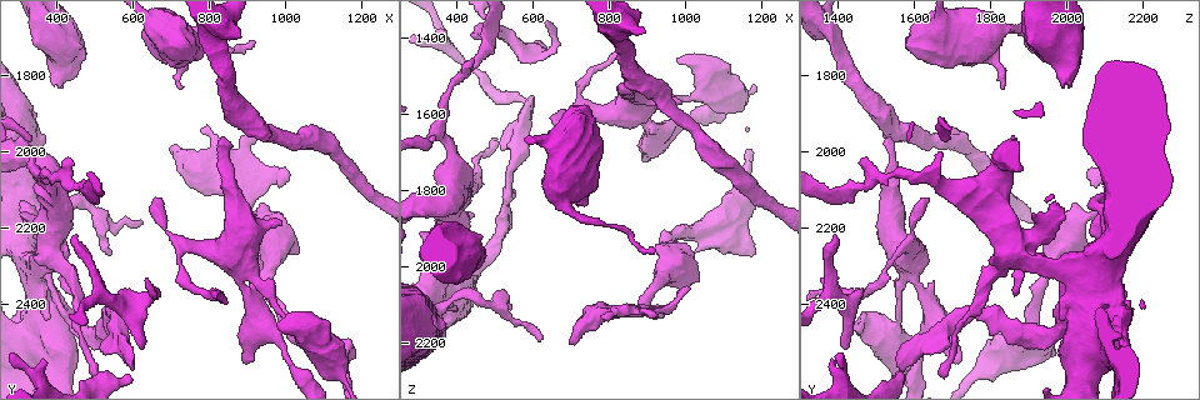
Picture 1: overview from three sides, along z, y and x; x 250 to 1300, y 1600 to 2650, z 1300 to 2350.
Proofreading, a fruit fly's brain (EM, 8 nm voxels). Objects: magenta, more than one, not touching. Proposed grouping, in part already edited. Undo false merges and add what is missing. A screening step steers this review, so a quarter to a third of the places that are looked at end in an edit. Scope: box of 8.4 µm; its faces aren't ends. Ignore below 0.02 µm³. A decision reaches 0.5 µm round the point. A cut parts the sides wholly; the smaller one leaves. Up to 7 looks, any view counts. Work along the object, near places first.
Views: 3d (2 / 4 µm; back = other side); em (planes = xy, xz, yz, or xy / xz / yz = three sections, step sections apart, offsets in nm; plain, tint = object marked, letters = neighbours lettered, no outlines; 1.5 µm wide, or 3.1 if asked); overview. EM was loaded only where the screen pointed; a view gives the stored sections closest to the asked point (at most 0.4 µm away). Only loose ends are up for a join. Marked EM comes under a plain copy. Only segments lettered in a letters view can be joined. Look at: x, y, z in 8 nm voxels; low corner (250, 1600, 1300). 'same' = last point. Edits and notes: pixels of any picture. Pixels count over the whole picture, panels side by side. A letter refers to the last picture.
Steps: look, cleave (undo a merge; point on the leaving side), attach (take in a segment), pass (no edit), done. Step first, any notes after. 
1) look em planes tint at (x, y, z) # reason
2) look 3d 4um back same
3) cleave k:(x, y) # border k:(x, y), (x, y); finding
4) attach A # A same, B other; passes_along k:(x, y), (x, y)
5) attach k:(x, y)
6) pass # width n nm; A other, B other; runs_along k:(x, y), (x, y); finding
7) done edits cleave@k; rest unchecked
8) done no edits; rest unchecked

look 3d 2um at (985, 2195, 1570) # thick end

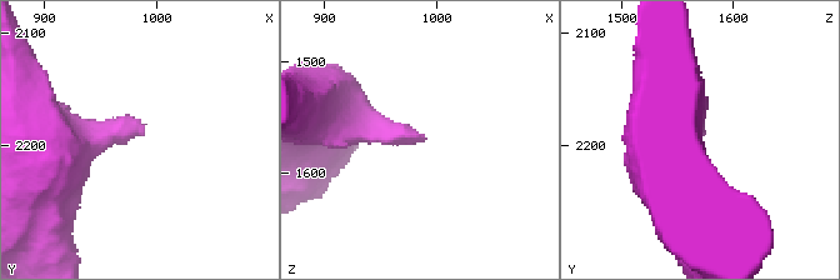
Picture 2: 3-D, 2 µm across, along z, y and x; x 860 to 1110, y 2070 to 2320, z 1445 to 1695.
look em planes letters at (992, 2190, 1566) # shape alone is not enough

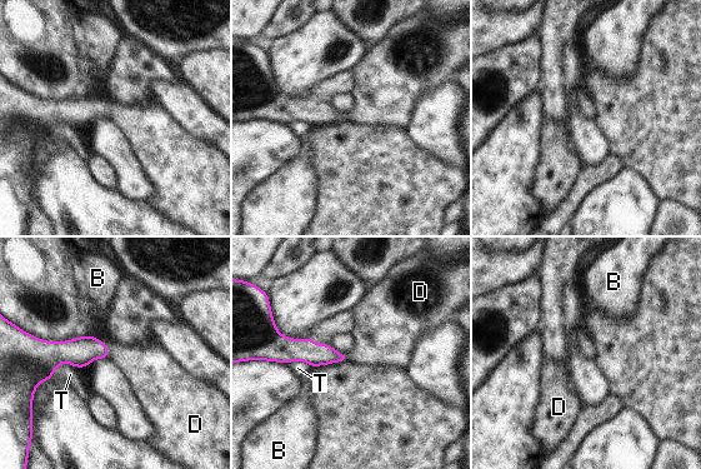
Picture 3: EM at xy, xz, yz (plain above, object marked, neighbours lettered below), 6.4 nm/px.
attach D # B other, D same, T other; passes_along 3:(80, 352), (108, 347), (141, 365); it goes on there

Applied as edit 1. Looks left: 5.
look 3d 2um at (370, 2545, 1385) # an open end

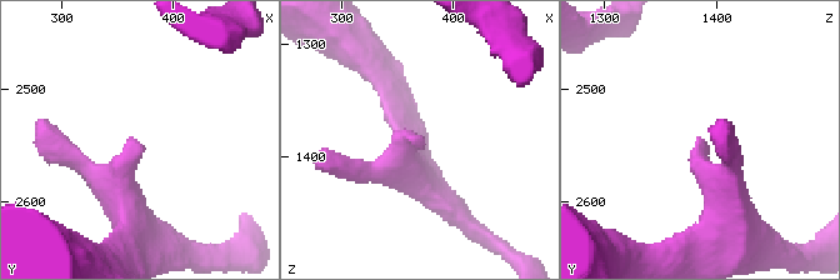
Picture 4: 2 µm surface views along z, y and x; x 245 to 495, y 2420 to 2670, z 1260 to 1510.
look em planes tint at (366, 2544, 1382)

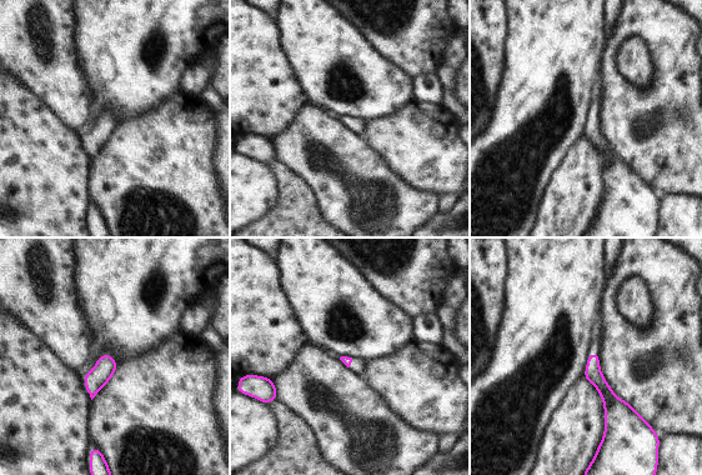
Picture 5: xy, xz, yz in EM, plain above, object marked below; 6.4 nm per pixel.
look em planes letters same # what lies round it

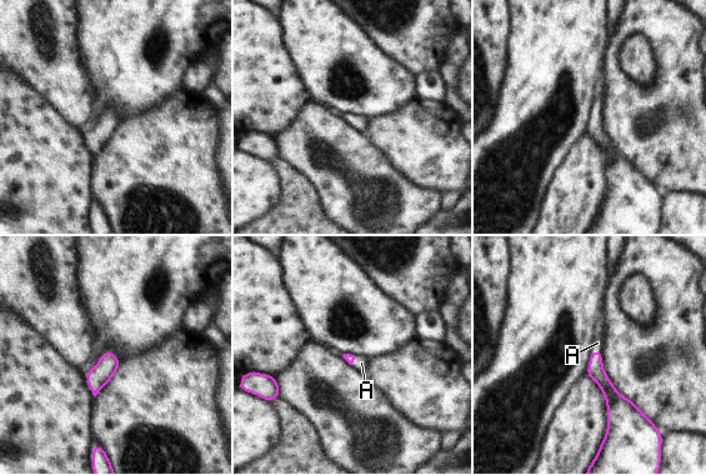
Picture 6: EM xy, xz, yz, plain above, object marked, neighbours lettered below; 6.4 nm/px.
attach A # A same; passes_along 6:(596, 373), (597, 350), (597, 343); the neuron continues

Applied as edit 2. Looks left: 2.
done edits attach@3, attach@6; rest unchecked

